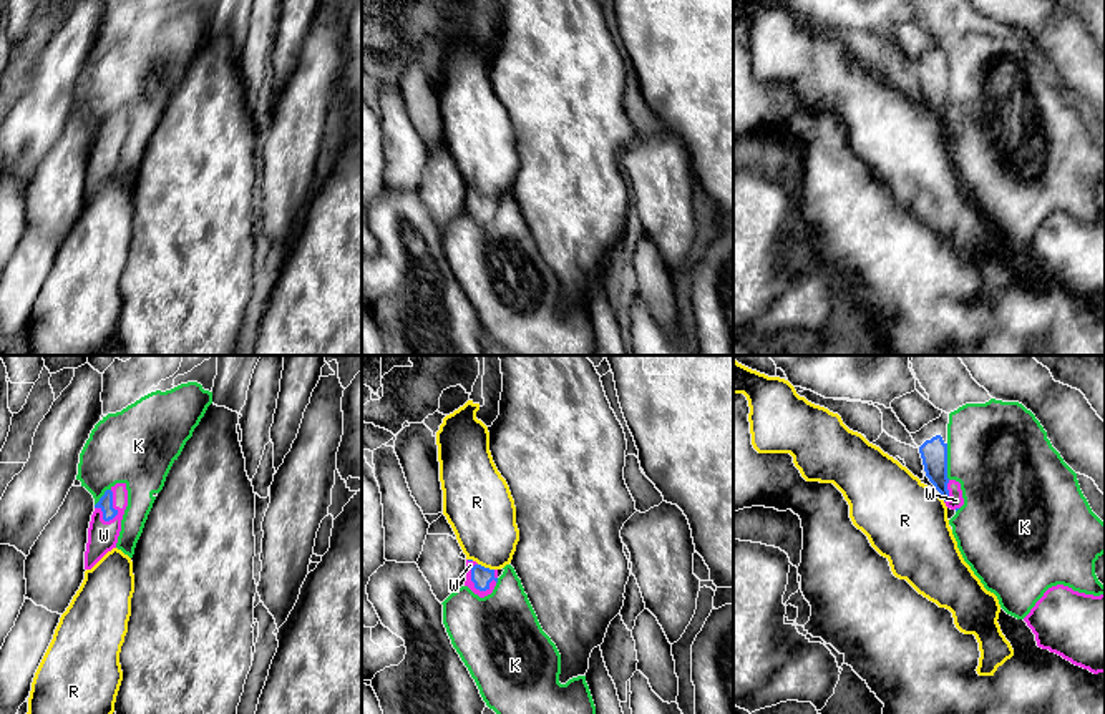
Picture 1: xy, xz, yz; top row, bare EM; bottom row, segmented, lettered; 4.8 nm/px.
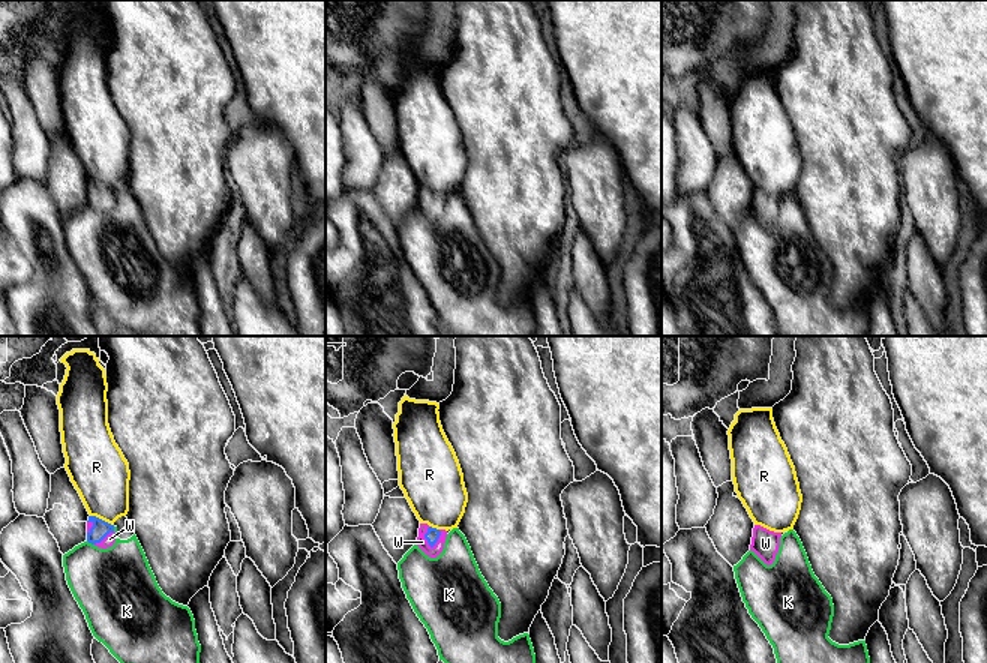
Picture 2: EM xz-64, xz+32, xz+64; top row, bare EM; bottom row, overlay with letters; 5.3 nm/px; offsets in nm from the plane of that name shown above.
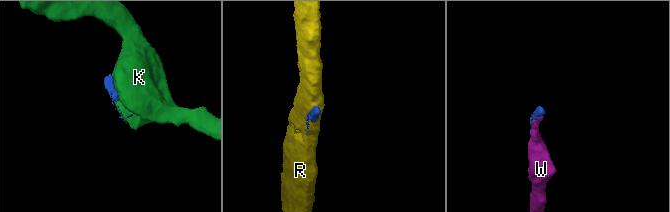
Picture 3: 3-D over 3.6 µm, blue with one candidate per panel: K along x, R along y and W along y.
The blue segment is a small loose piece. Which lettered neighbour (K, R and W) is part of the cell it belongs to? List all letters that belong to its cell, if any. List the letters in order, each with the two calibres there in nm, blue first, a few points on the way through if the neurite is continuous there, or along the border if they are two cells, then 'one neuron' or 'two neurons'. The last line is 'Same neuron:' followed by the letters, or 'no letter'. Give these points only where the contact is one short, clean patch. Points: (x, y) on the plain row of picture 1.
K: 130/480 nm | along yz (946, 72), (946, 103), (949, 107) | two neurons
R: 100/320 nm | two neurons
W: 100/40 nm | one neuron
Same neuron: W

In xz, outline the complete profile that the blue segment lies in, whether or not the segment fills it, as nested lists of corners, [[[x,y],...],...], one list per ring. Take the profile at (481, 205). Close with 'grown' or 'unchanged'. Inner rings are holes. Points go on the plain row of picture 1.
[[[466,188],[465,214],[468,214],[475,223],[478,223],[479,226],[491,223],[496,211],[498,198],[489,198],[473,188]]]; grown

